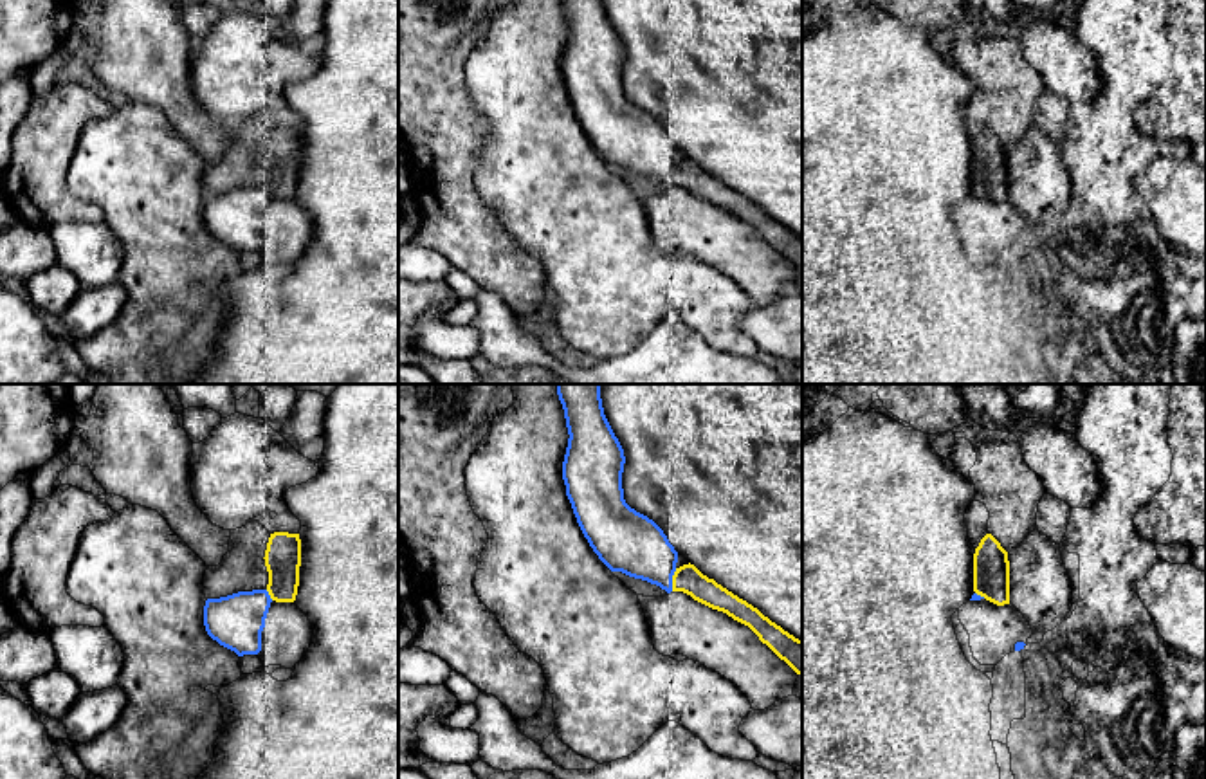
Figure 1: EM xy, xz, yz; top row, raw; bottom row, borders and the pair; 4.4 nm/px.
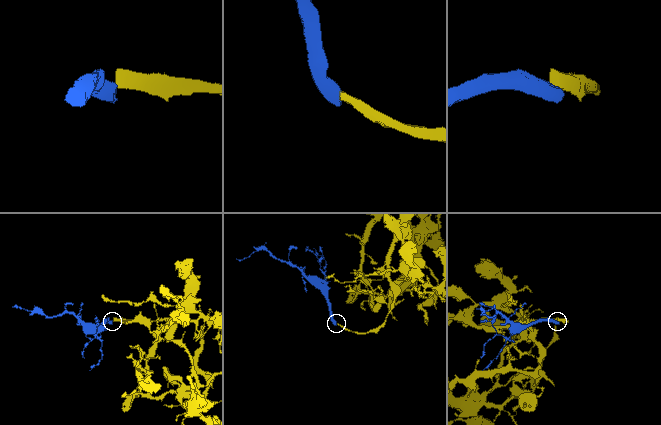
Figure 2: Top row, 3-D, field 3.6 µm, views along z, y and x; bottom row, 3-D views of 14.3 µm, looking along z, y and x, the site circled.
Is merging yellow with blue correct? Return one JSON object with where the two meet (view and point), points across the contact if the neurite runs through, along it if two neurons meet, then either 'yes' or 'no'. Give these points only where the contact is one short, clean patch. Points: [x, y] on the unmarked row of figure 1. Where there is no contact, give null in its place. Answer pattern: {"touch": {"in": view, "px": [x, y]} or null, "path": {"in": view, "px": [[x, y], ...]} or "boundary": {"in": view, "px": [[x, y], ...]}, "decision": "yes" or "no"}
{"touch": {"in": "xz", "px": [673, 175]}, "decision": "no"}

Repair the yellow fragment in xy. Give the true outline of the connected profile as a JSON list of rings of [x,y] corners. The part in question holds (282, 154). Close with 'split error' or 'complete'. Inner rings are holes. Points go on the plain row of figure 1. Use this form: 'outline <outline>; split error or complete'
outline [[[258,117],[231,126],[229,148],[204,170],[206,195],[267,186],[276,198],[294,198],[299,182],[299,130],[270,130]]]; split error

